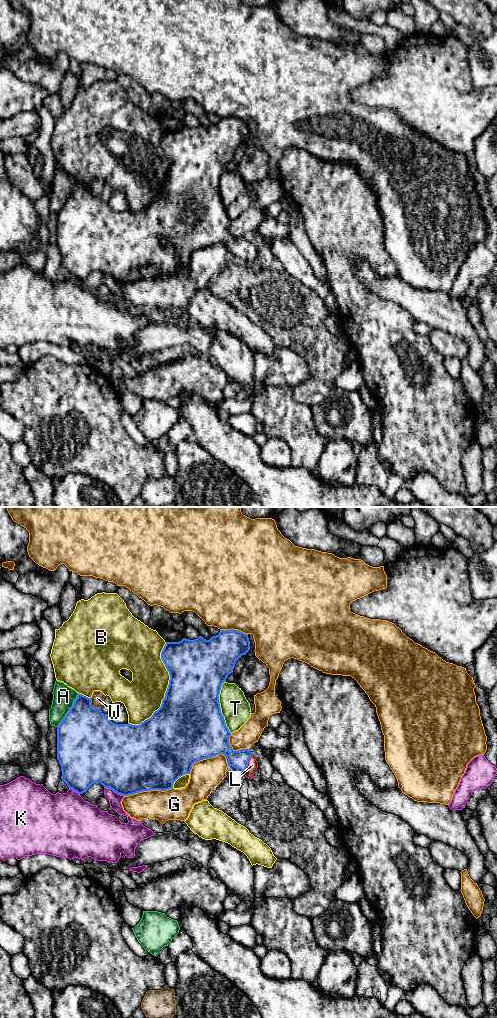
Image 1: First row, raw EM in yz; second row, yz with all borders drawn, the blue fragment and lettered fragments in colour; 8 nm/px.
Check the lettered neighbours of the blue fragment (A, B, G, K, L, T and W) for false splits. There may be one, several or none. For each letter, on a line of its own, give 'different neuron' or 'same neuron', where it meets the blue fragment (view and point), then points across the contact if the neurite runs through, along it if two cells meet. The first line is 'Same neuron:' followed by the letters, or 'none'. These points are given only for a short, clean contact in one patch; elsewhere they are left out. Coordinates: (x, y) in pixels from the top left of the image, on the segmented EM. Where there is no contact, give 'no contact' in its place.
Same neuron: L
A: different neuron | yz (69, 710)
B: different neuron | yz (167, 690)
G: different neuron | yz (205, 758)
K: different neuron | yz (114, 791)
L: same neuron | yz (247, 763) | across yz (239, 759), (247, 763), (252, 765)
T: different neuron | yz (219, 707)
W: different neuron | yz (91, 706)

